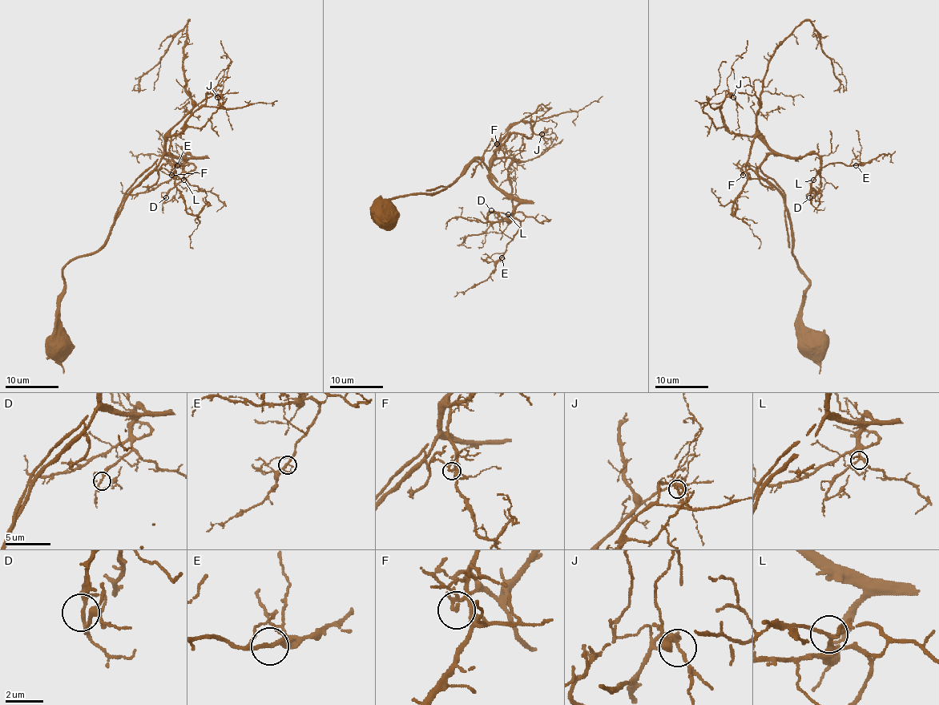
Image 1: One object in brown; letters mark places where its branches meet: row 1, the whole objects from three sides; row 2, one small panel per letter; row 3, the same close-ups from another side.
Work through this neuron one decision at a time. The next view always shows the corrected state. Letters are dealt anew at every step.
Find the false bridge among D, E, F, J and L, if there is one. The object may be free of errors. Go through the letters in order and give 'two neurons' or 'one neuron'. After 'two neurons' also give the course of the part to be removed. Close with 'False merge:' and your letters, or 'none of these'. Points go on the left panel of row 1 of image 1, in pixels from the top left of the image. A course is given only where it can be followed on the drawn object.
D: one neuron
E: one neuron
F: two neurons | (171, 174), (170, 130), (193, 107), (183, 74), (187, 21), (169, 50), (134, 86), (135, 90), (146, 89)
J: one neuron
L: one neuron
False merge: F

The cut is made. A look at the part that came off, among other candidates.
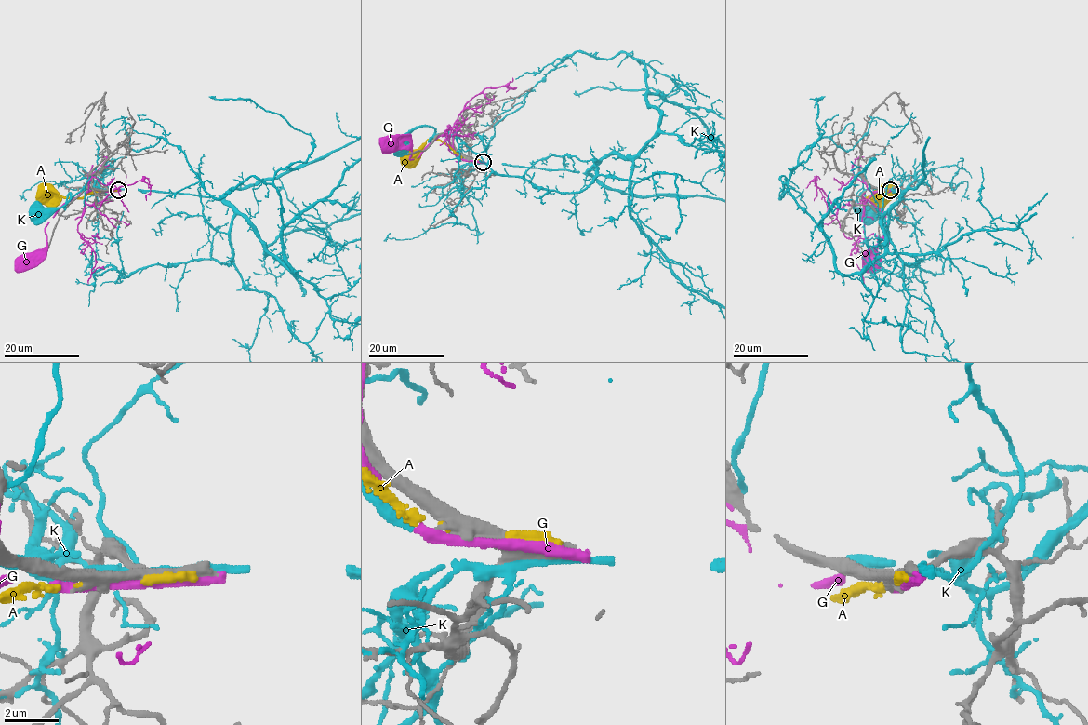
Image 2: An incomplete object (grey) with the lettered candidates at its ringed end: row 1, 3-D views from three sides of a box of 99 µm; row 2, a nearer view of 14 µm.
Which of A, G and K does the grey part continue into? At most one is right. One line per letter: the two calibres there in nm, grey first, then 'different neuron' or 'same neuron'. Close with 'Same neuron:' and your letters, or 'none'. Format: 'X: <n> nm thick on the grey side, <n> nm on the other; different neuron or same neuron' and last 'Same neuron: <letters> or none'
A: 400 nm thick on the grey side, 440 nm on the other; different neuron
G: 400 nm thick on the grey side, 360 nm on the other; different neuron
K: 400 nm thick on the grey side, 280 nm on the other; different neuron
Same neuron: none

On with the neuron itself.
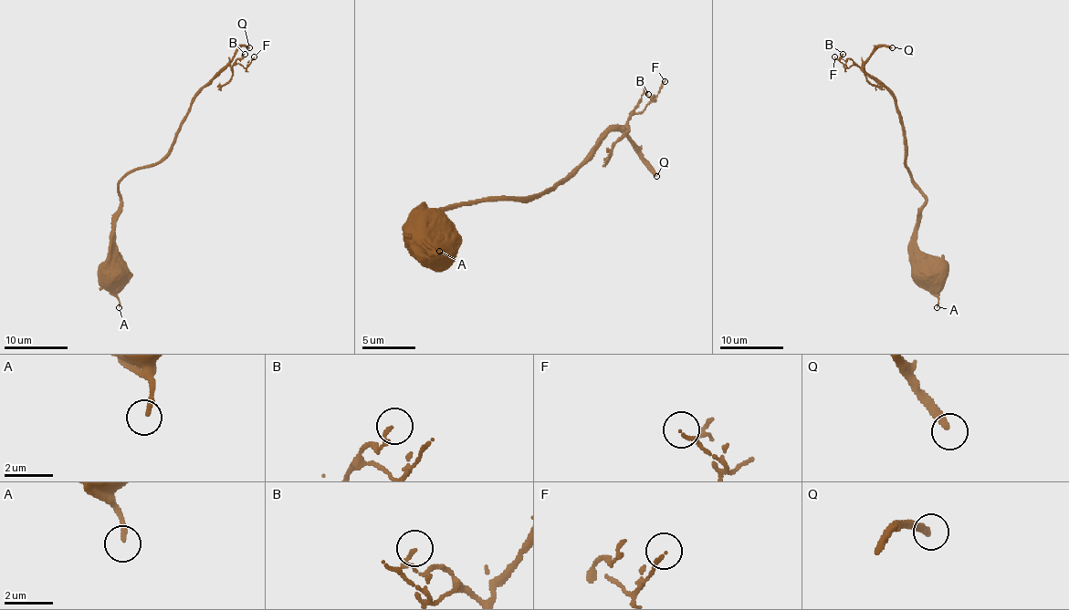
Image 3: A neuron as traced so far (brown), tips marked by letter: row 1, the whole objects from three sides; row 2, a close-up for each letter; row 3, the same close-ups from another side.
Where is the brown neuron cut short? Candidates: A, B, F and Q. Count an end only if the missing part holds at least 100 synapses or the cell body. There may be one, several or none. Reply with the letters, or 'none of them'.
Q

